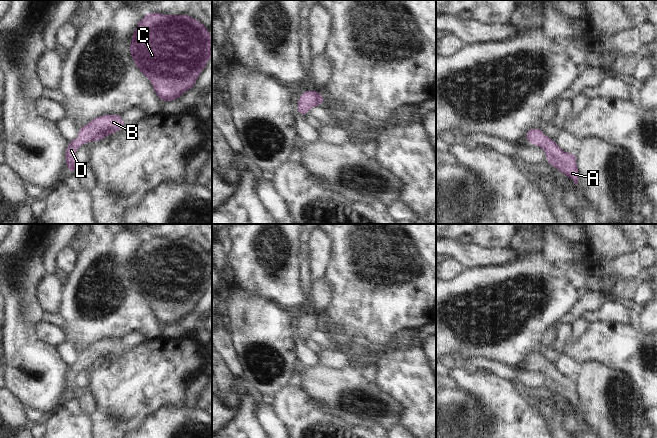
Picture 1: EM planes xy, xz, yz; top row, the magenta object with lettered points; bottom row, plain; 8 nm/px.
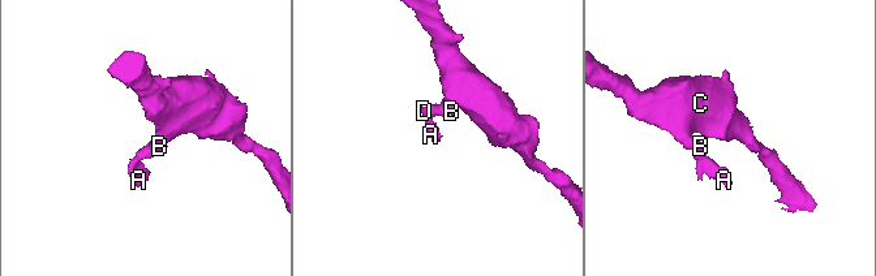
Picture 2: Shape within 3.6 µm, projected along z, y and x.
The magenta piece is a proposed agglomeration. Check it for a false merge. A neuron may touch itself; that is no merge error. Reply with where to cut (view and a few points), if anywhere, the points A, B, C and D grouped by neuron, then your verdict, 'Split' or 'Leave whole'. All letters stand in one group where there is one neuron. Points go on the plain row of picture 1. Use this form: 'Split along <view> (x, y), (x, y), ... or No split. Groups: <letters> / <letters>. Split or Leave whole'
No split. Groups: A B C D. Leave whole

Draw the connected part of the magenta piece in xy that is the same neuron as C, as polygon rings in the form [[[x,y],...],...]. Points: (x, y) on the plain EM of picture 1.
[[[147,237],[132,258],[130,279],[133,281],[137,292],[151,305],[156,319],[163,326],[168,326],[179,322],[188,313],[193,312],[212,280],[212,261],[208,258],[208,251],[188,239],[173,240]]]

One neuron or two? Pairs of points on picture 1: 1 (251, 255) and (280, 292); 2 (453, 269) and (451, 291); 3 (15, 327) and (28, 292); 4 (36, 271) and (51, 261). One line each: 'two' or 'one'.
1: one
2: two
3: one
4: two

